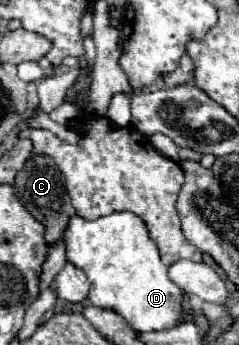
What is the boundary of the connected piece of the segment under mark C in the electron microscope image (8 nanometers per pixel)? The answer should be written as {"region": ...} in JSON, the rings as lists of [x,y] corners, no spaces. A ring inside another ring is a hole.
{"region":[[[46,155],[28,159],[16,175],[16,195],[18,195],[20,203],[32,213],[32,217],[44,225],[44,229],[46,229],[44,235],[46,235],[48,247],[58,243],[62,239],[62,231],[66,229],[66,223],[70,221],[70,217],[76,211],[74,211],[74,207],[70,203],[70,195],[64,187],[64,175],[56,167],[54,159],[46,157]]]}

